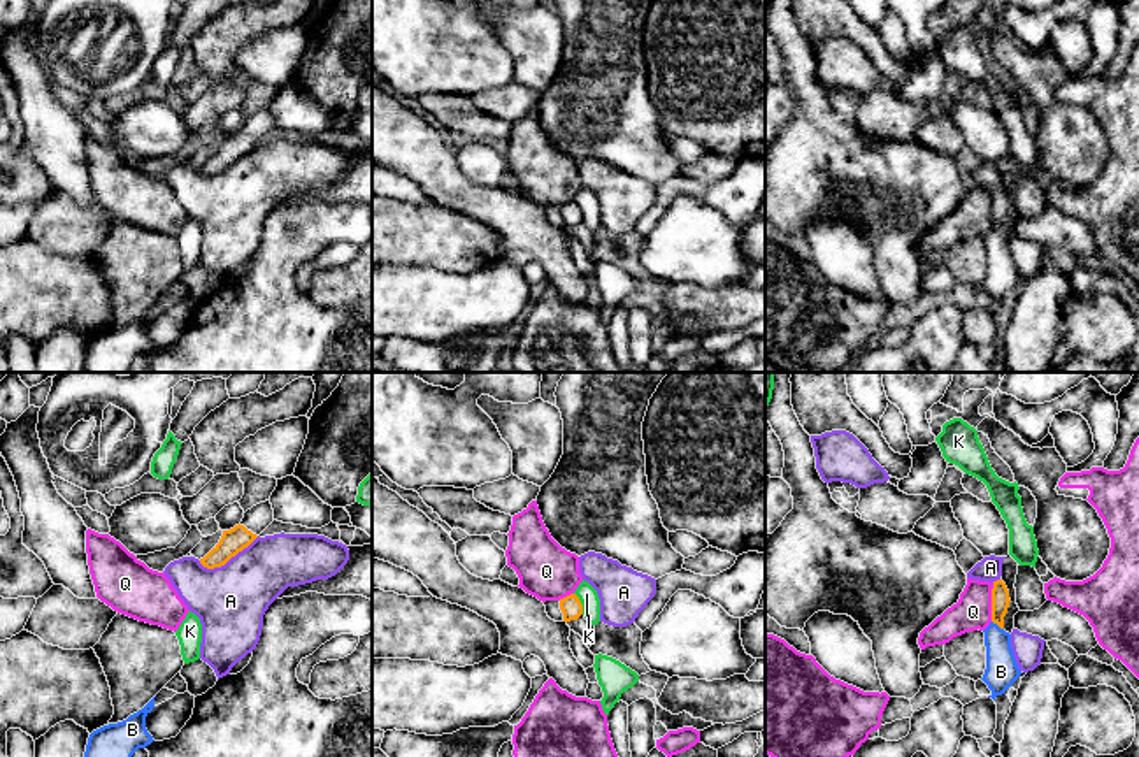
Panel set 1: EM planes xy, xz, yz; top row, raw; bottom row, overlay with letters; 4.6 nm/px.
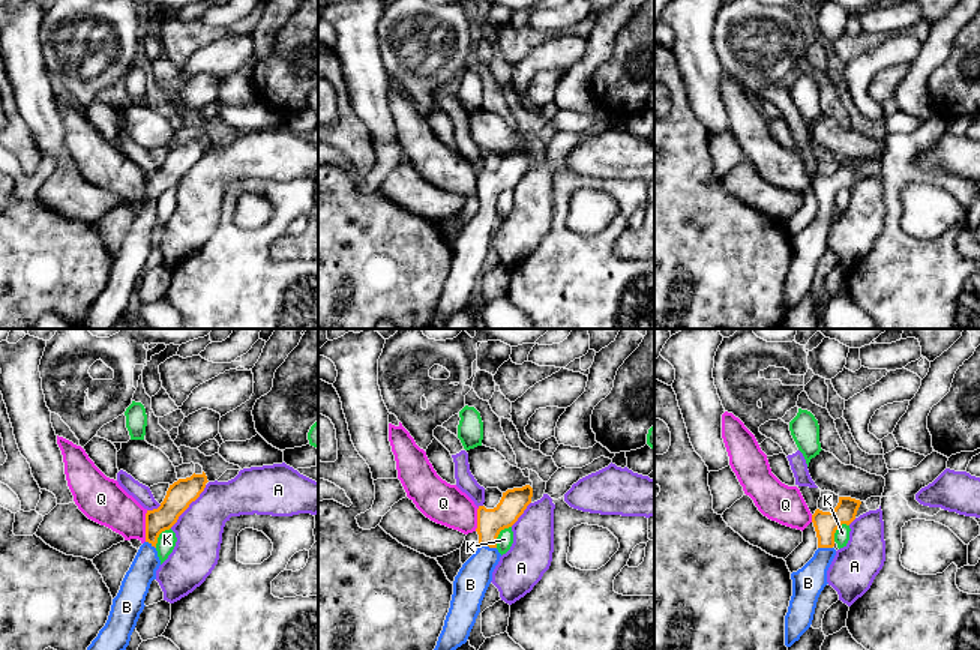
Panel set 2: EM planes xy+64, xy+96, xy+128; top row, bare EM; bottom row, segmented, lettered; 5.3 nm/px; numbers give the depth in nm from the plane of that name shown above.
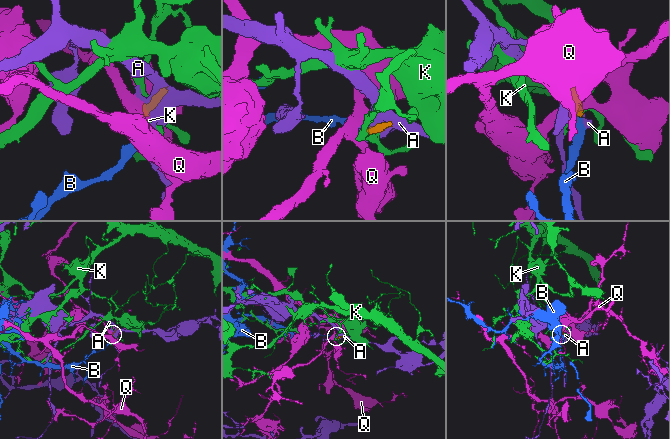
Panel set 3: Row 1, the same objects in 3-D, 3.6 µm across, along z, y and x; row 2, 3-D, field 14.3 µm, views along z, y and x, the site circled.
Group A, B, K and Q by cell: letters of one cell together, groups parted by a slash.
A / B / K / Q

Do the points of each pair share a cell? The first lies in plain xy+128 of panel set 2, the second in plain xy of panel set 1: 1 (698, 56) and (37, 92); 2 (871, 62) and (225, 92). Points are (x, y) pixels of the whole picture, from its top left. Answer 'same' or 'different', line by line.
1: same
2: different

